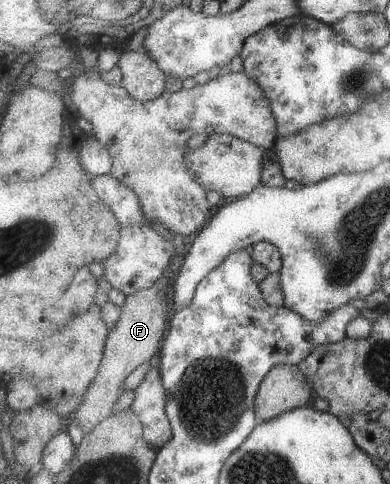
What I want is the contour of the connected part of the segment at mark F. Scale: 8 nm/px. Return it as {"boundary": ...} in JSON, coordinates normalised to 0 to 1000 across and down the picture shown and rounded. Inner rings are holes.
{"boundary":[[[423,564],[397,591],[346,603],[321,616],[310,657],[290,678],[272,707],[267,740],[254,760],[254,773],[223,806],[213,835],[182,864],[213,895],[233,893],[254,872],[292,855],[290,843],[305,820],[321,810],[326,779],[367,750],[382,748],[408,733],[413,702],[426,698],[428,682],[428,570]]]}

